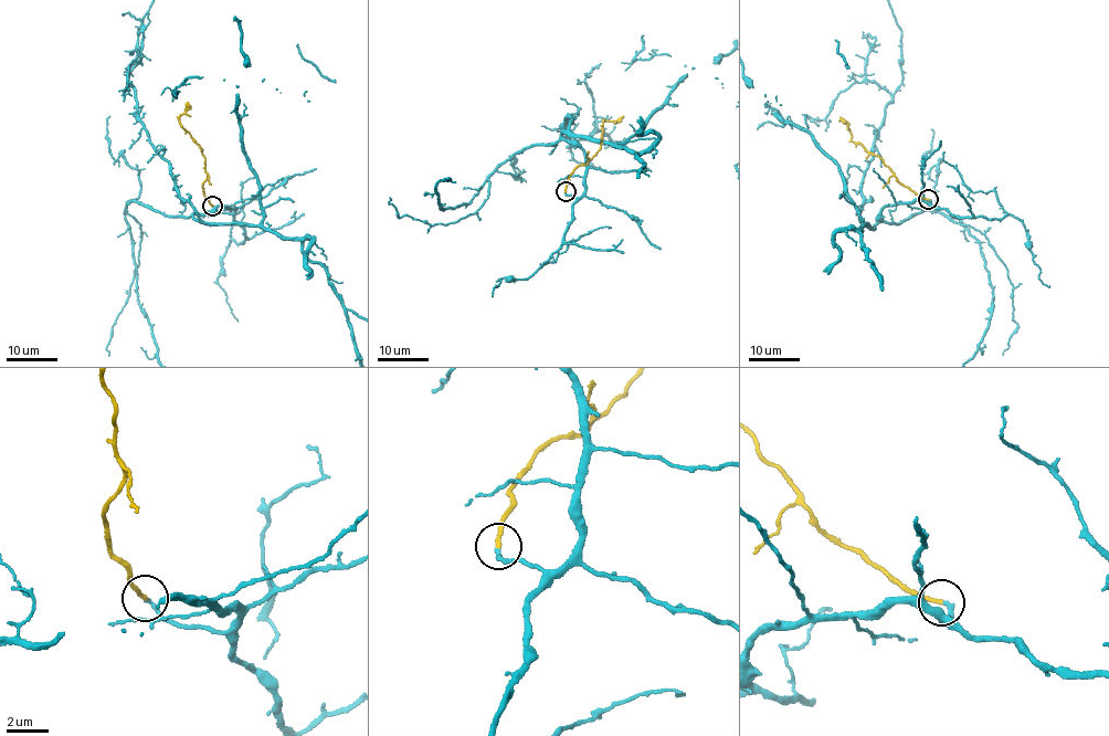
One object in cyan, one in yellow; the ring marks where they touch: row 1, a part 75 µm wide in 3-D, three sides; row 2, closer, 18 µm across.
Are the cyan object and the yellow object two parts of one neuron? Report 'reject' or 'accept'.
accept

